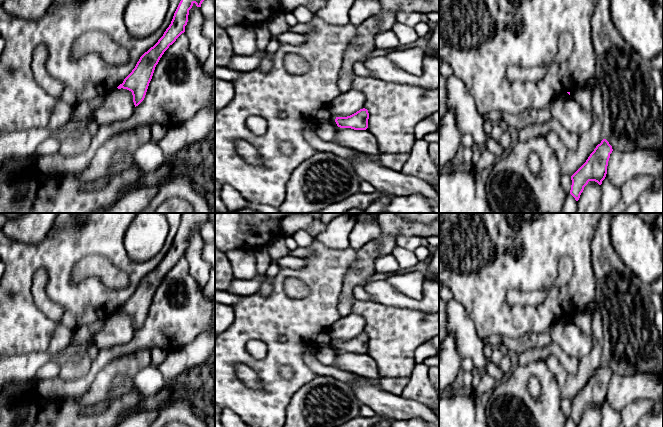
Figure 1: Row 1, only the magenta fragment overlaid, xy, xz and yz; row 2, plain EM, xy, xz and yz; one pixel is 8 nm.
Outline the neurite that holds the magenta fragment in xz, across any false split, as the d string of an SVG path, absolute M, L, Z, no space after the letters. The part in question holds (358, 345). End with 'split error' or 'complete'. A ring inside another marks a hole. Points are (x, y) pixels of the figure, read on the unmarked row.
M363 332L347 341L336 341L335 346L340 352L366 354L368 352L369 337Z; complete

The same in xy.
M182 213L181 225L174 237L171 248L158 266L140 281L132 296L117 311L118 313L123 312L132 316L135 331L144 324L160 282L169 270L185 256L189 234L194 227L197 231L201 231L207 220L208 213Z; complete

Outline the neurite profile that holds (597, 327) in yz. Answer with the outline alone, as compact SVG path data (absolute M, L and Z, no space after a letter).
M596 312L592 317L591 329L595 339L601 342L604 335L604 326L600 312Z

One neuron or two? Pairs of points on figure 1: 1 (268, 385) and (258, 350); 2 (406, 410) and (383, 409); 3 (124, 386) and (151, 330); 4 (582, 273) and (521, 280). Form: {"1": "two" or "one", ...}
{"1": "two", "2": "one", "3": "two", "4": "one"}

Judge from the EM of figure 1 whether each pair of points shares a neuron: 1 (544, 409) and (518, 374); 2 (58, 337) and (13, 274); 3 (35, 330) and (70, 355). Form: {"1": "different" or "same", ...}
{"1": "same", "2": "different", "3": "different"}

